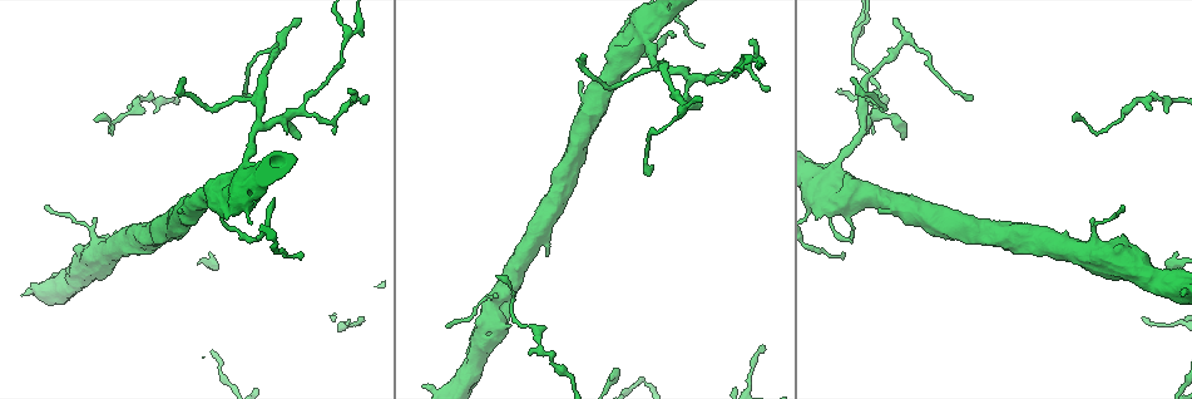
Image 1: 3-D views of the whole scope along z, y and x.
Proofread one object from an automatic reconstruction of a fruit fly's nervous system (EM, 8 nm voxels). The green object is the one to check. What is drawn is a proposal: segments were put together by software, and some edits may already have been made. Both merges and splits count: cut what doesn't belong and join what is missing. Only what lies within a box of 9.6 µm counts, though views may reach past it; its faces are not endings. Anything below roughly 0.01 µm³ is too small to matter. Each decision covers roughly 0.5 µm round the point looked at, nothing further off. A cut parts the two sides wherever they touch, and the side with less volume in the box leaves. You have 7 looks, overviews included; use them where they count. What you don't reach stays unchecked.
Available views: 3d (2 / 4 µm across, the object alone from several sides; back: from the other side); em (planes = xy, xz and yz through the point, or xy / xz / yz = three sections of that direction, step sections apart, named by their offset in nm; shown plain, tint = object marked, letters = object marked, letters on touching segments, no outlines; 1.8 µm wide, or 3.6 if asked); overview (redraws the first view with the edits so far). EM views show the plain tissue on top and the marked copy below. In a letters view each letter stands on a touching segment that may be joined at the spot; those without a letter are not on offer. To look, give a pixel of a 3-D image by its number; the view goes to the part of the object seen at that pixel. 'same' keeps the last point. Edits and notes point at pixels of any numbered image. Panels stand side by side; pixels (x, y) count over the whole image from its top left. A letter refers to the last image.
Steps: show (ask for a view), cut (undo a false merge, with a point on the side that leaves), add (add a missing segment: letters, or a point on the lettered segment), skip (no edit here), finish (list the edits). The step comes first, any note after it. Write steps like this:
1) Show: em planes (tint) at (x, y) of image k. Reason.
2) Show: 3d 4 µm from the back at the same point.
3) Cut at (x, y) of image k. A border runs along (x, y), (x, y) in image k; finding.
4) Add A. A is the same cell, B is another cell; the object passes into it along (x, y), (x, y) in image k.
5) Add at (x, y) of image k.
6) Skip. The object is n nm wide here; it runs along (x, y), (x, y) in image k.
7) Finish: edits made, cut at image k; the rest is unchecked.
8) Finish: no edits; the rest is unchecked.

Show: 3d 2 µm at (82, 275) of image 1. Arms part here.

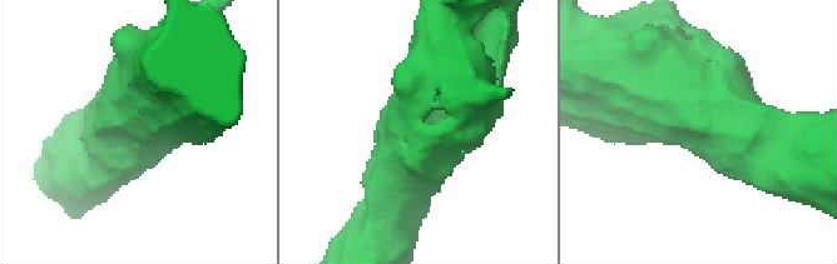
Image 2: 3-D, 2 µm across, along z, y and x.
Show: em xy step 16 (tint) at (125, 130) of image 2. Now the EM.

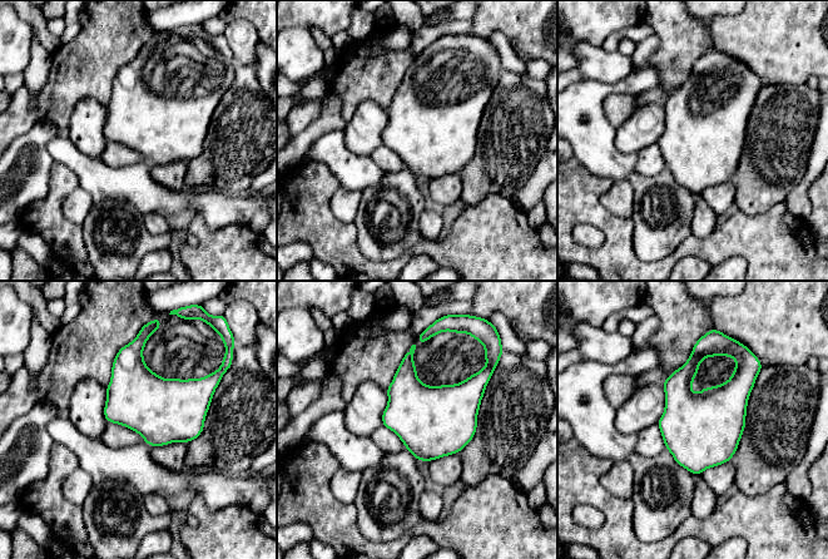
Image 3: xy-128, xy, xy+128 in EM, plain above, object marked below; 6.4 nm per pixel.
Show: em planes (letters) at the same point. Another direction.

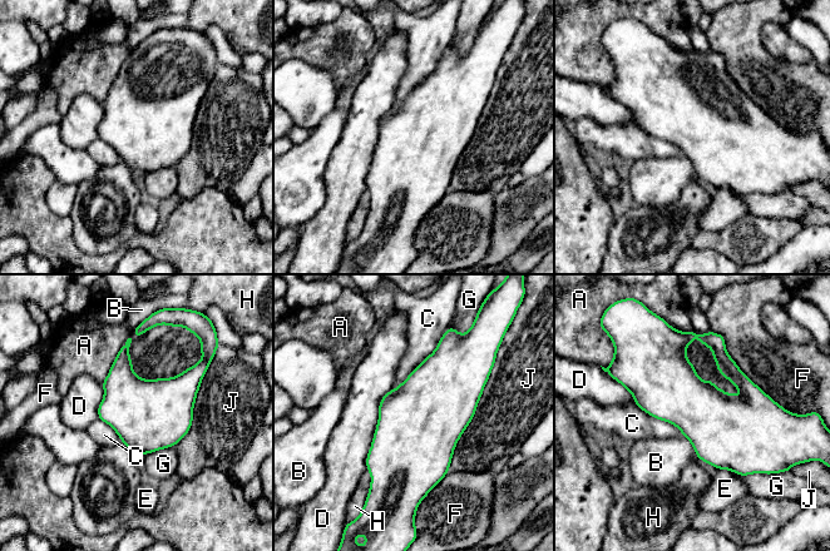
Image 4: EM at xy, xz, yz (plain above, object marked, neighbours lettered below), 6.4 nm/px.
Skip. A, B, C, D, E, F, G, H and J are other cells; a border runs along (444, 333), (436, 347), (390, 391) in image 4; one neuron here.

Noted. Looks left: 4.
Show: em 3.6 µm planes (letters) at (221, 211) of image 1. Sudden change in width.

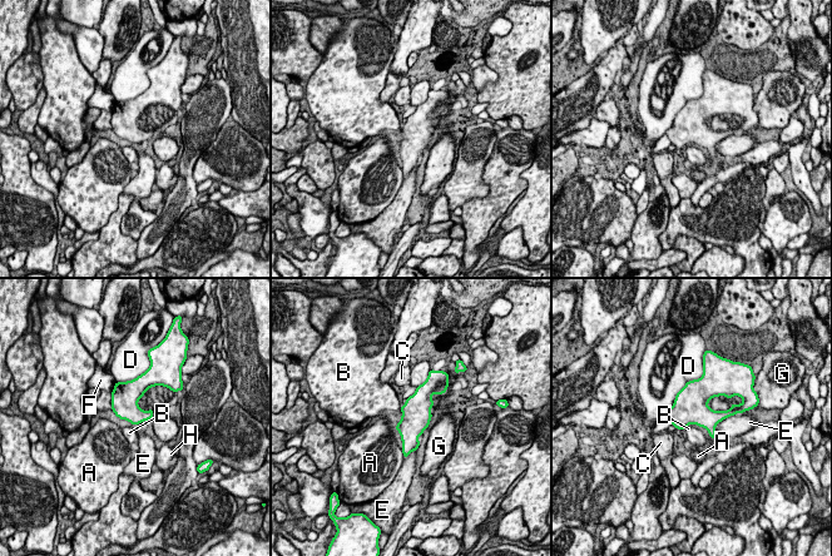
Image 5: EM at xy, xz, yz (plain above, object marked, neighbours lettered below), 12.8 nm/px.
Skip. The object is 320 nm wide here; A, B, C, D, E, F, G and H are other cells; a border runs along (689, 425), (683, 430) in image 5; continuous, no second neuron.

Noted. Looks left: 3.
Show: em xy step 8 (tint) at (261, 122) of image 1. Four-way junction.

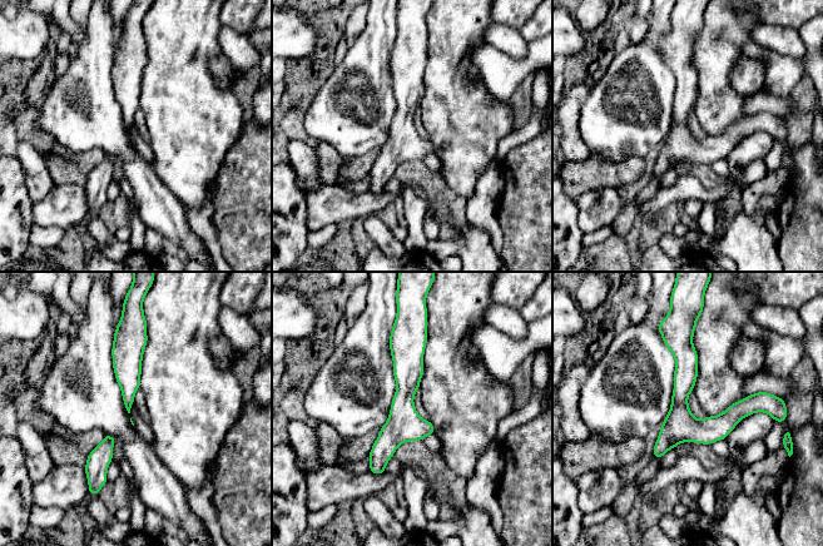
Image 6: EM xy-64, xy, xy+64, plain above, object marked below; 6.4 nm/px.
Show: em planes (letters) at the same point.

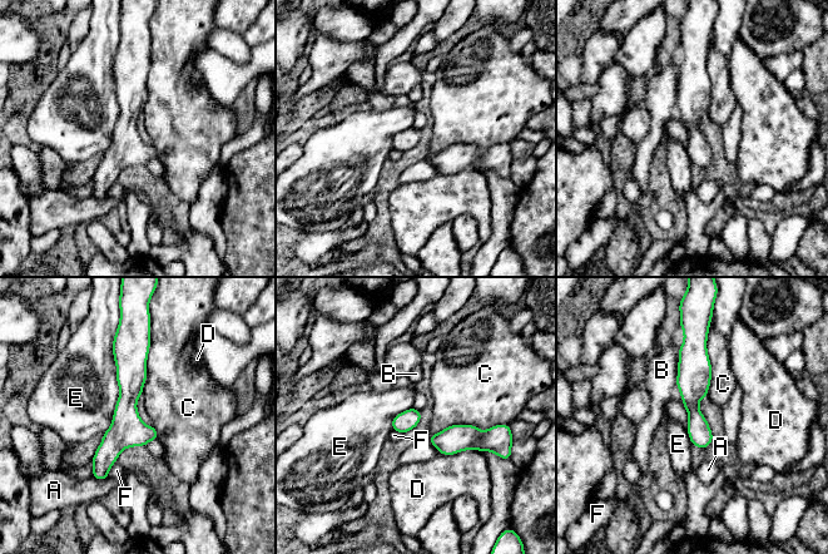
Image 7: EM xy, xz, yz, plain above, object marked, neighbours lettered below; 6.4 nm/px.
Skip. A, B, C, D, E and F are other cells; continuous, no second neuron.

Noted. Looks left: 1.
Finish: no edits; the rest is unchecked.

